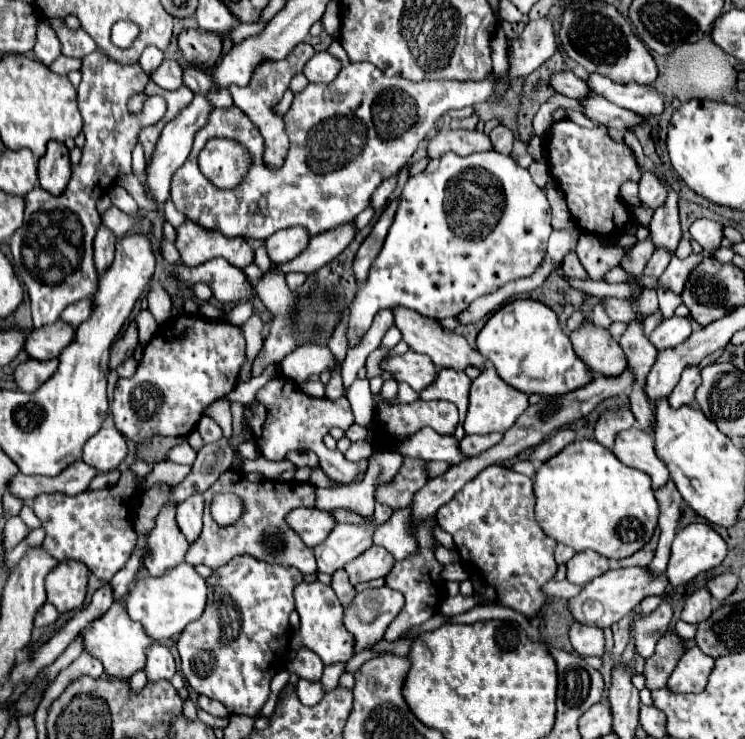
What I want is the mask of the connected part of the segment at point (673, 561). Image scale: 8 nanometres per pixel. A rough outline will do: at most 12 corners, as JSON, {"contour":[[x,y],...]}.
{"contour":[[708,524],[682,528],[672,544],[668,582],[676,588],[726,558]]}

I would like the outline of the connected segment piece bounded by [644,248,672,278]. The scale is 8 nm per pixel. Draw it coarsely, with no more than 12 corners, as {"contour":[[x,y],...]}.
{"contour":[[662,248],[652,254],[646,276],[658,276],[666,270],[670,252]]}

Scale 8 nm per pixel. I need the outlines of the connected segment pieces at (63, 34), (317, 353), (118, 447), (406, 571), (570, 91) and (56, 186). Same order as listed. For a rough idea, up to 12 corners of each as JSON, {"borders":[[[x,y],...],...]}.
{"borders":[[[48,18],[62,42],[64,56],[84,58],[96,42],[80,28],[68,30],[64,20]],[[306,344],[282,360],[296,384],[338,368],[328,346]],[[104,426],[86,442],[82,460],[98,472],[128,456],[126,438]],[[424,520],[414,536],[420,554],[396,562],[388,586],[406,598],[384,634],[398,640],[438,610],[432,574],[440,574],[432,526]],[[570,70],[556,72],[550,86],[568,98],[590,96],[586,80]],[[48,144],[38,182],[62,196],[70,182],[68,148]]]}

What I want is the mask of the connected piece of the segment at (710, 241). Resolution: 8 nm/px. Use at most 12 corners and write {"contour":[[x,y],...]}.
{"contour":[[702,218],[690,234],[704,250],[722,240],[722,224]]}

